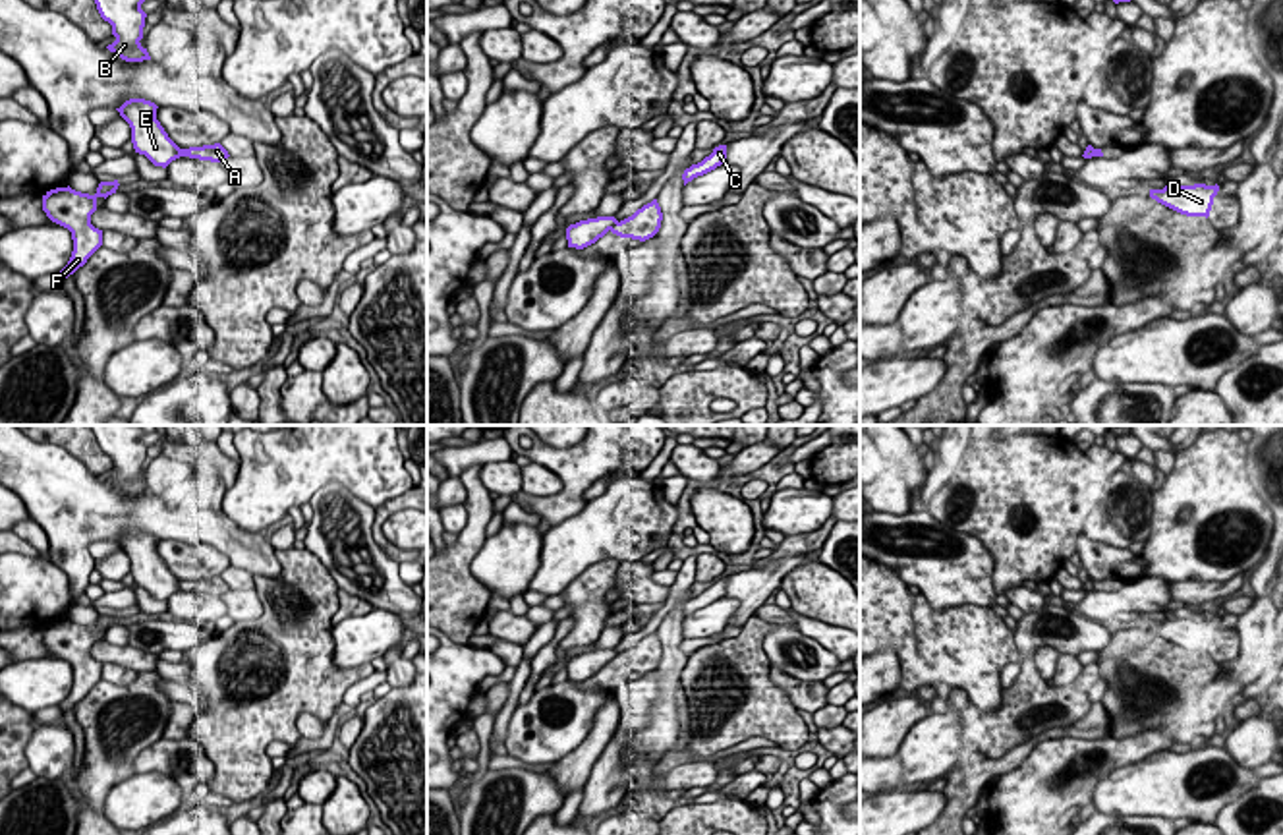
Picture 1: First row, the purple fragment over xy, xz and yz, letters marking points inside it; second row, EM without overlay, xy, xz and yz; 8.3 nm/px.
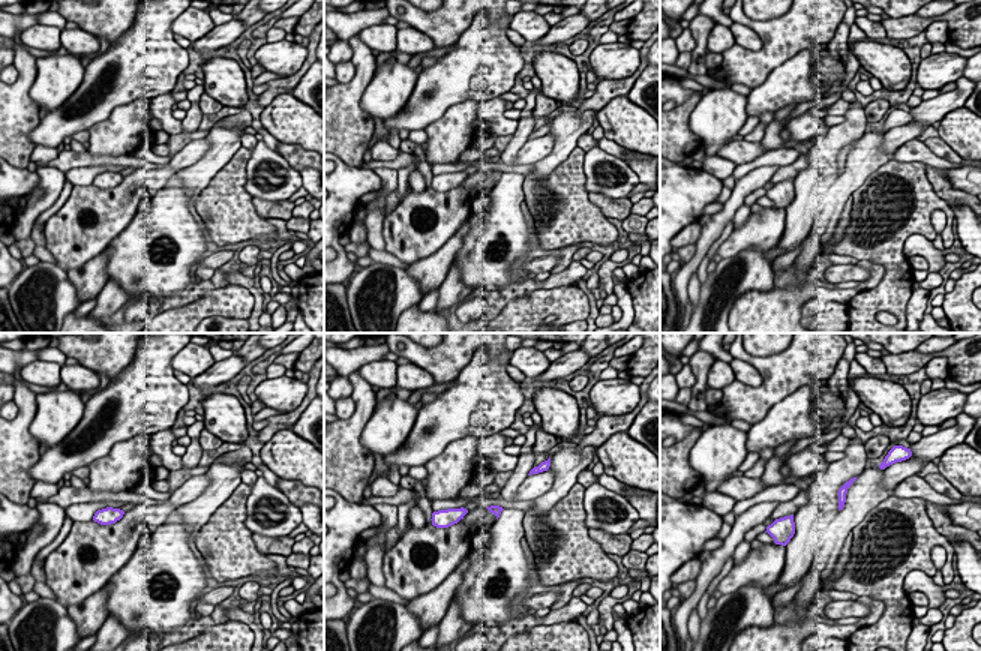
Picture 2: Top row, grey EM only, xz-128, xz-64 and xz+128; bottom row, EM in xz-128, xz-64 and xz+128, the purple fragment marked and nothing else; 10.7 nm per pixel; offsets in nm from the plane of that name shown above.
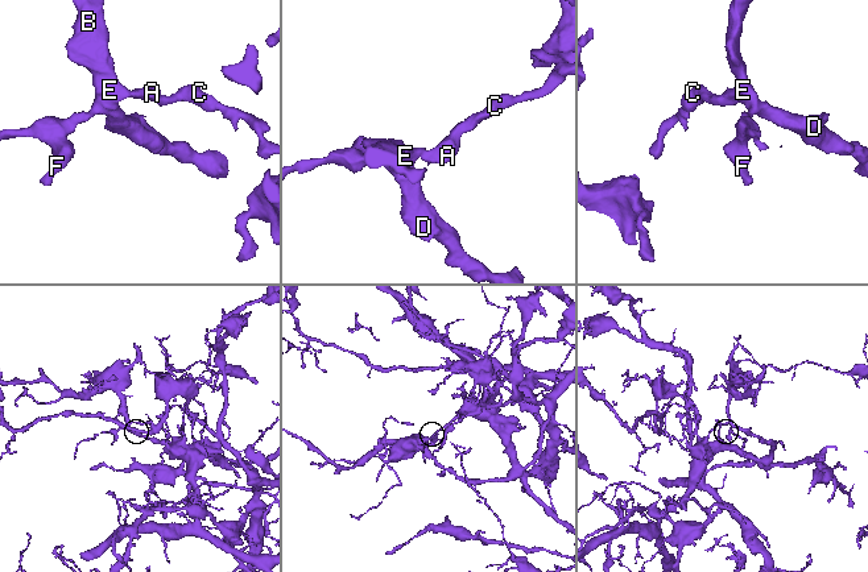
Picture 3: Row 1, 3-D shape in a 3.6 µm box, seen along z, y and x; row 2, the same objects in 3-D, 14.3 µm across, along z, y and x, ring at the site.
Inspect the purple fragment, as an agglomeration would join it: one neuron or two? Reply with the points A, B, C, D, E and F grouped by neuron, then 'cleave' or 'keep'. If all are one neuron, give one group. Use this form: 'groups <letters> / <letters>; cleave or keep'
groups A C / B D E F; cleave

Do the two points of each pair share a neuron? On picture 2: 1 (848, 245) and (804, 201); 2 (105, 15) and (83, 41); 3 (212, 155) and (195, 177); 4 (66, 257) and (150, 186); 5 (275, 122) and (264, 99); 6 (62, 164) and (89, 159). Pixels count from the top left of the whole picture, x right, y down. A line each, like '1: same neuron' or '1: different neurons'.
1: same neuron
2: different neurons
3: same neuron
4: same neuron
5: different neurons
6: same neuron

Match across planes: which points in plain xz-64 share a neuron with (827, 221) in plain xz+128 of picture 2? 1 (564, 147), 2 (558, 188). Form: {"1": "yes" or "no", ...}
{"1": "no", "2": "yes"}

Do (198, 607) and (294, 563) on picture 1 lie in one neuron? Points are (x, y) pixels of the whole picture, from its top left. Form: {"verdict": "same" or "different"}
{"verdict": "same"}

